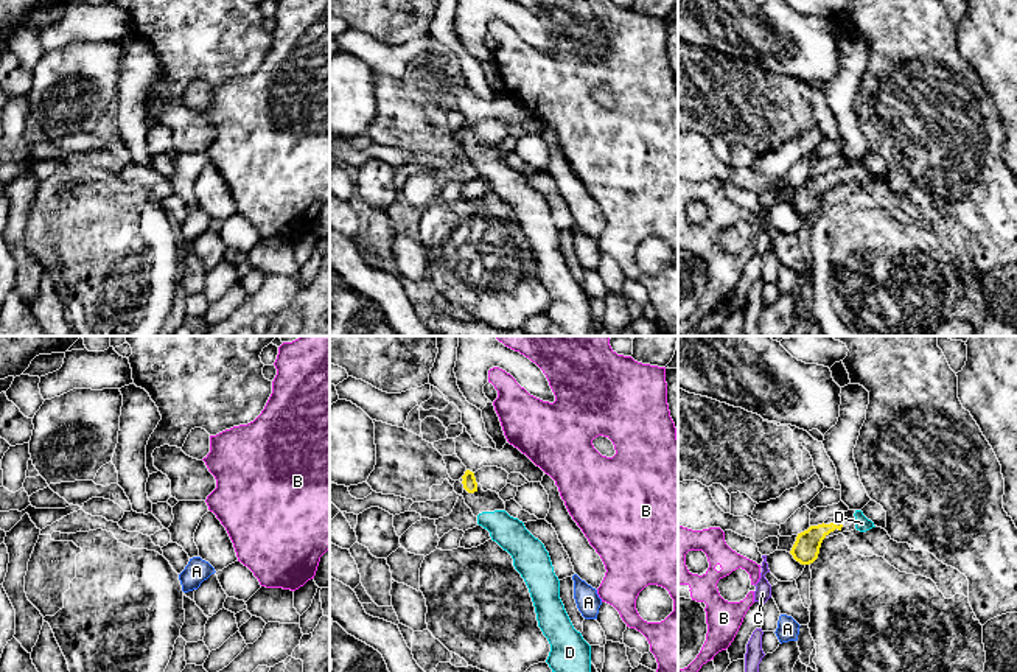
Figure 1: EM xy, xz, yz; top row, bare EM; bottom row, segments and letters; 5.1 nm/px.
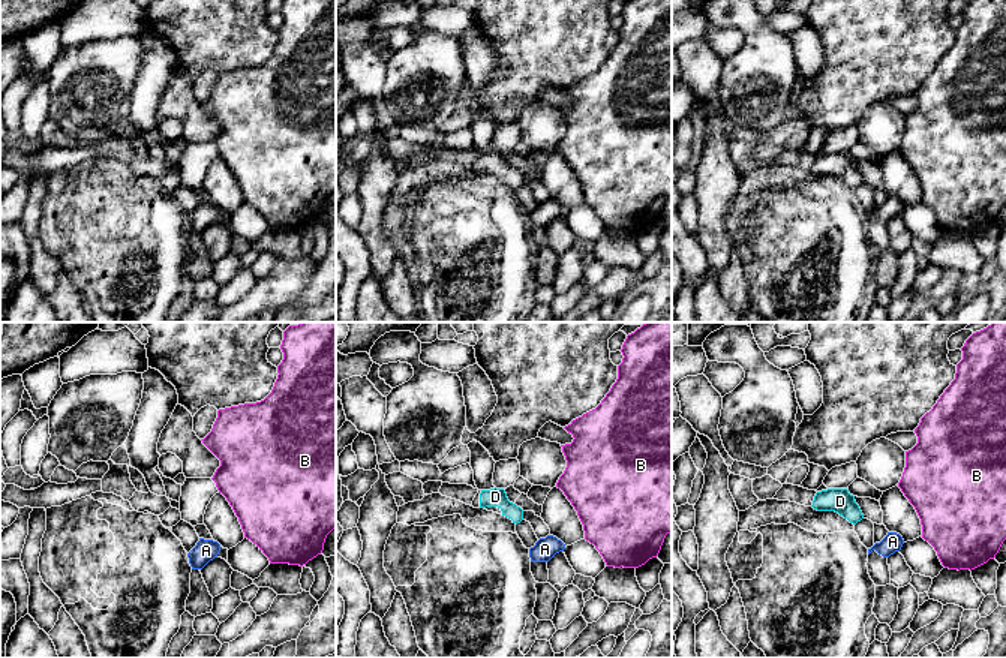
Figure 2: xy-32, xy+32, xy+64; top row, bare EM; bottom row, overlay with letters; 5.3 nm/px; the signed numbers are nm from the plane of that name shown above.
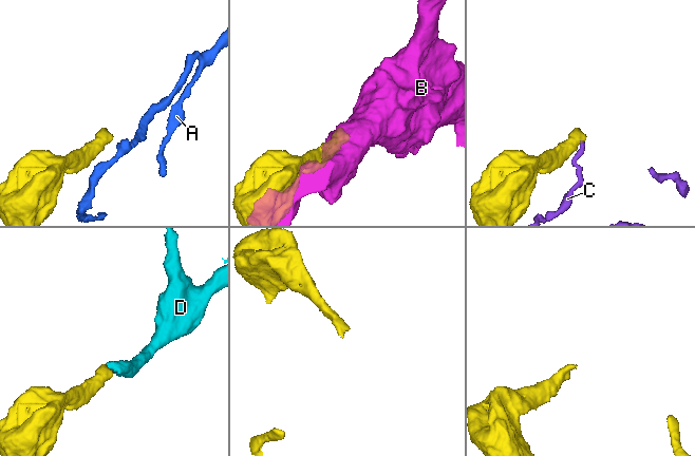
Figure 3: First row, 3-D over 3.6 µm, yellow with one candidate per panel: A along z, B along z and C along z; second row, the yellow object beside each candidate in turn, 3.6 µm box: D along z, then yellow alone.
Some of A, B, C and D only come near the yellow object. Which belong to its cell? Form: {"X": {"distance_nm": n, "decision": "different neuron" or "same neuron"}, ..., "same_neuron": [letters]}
{"A": {"distance_nm": 280, "decision": "different neuron"}, "B": {"distance_nm": 170, "decision": "different neuron"}, "C": {"distance_nm": 130, "decision": "different neuron"}, "D": {"distance_nm": 70, "decision": "same neuron"}, "same_neuron": ["D"]}

